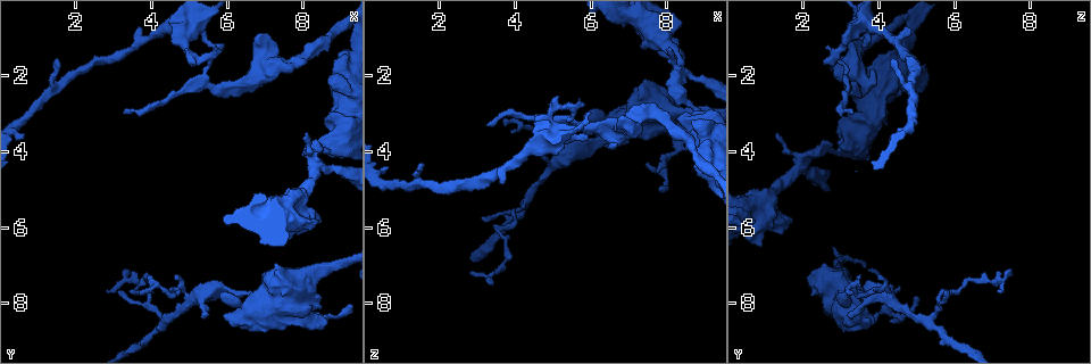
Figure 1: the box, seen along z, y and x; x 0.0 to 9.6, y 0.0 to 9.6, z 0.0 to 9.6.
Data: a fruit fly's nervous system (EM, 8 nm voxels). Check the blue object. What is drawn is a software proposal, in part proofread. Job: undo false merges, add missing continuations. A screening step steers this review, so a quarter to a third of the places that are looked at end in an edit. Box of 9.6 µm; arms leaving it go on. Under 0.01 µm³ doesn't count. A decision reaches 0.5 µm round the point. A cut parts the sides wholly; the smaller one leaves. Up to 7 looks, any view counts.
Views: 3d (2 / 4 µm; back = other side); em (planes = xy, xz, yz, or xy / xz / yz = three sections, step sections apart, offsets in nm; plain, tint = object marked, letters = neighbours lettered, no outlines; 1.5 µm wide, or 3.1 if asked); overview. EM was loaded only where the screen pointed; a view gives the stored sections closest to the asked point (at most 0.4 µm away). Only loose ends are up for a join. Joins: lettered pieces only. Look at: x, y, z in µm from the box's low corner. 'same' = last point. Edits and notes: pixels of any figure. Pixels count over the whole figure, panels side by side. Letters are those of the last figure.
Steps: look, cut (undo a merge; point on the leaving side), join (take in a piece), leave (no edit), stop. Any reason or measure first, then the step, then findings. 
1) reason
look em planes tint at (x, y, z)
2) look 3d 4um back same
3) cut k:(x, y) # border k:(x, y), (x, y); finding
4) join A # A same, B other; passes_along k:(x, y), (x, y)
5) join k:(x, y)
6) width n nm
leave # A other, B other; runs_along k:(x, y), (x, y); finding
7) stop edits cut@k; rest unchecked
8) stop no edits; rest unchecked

tapers out
look em planes plain at (3.15, 7.75, 5.75)

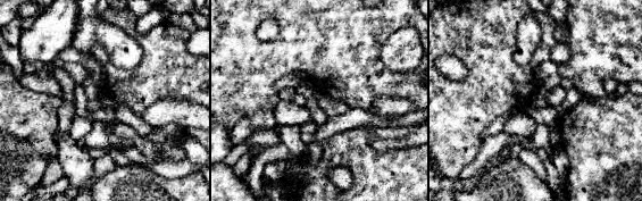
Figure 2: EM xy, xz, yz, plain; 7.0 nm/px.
what lies round it
look em planes letters same

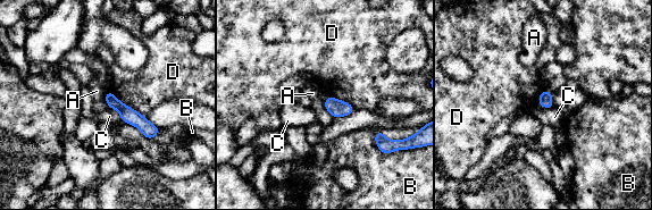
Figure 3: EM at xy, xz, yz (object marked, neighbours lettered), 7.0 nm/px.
leave # A other, B other, C other, D other; border 3:(109, 107), (118, 111), (120, 119); no lettered piece goes on from it

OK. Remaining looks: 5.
three arms meet
look 3d 4um at (8.35, 8.45, 3.80)

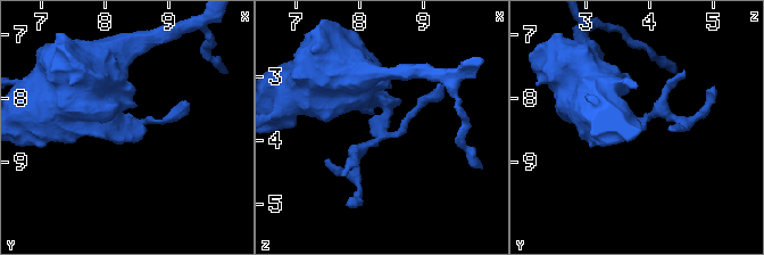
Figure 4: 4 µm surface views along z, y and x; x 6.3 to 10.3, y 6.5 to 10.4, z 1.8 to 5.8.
arms 3
look em xz step 4 letters at (8.35, 8.45, 3.80)

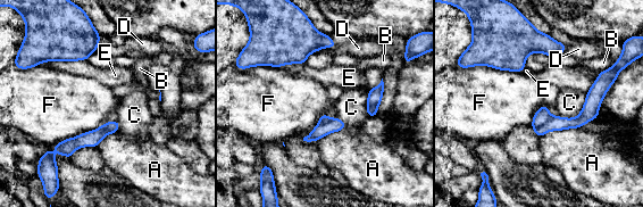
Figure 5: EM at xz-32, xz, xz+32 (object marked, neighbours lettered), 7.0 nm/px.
longest_contact F 420 nm
cut 5:(557, 123) # A other, B other, C other, D other, E other, F other; part_leaving 5:(601, 75), (577, 122), (537, 132); two neurons meet here

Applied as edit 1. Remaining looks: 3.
look em yz step 8 letters at (8.00, 6.15, 1.50)

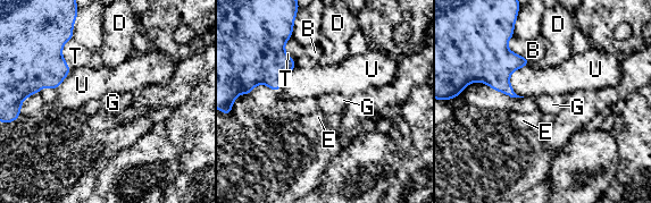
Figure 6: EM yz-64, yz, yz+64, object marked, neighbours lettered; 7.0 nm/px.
look em planes letters same

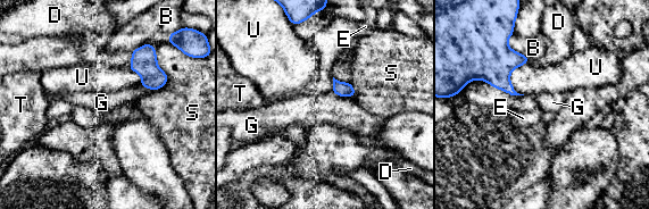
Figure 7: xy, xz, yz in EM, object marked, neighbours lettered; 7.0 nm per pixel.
leave # B other, D other, E other, G other, S other, T other, U other; border 7:(155, 48), (167, 76), (156, 91); none of them fits

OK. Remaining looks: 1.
stop edits cut@5; rest unchecked

